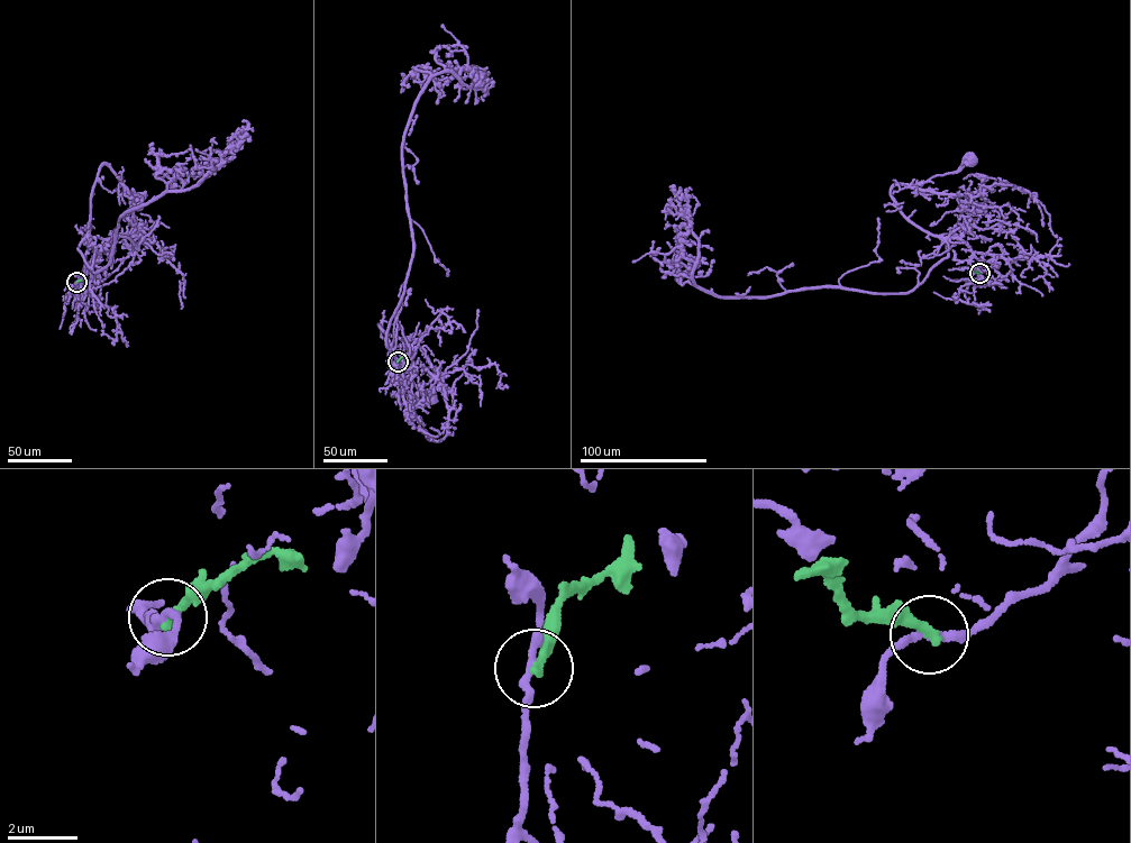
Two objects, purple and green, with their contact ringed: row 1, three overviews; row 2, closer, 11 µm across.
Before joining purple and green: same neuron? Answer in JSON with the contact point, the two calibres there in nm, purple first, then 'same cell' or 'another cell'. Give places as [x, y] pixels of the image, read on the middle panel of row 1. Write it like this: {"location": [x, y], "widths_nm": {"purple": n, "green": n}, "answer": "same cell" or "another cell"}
{"location": [398, 362], "widths_nm": {"purple": 220, "green": 280}, "answer": "another cell"}

